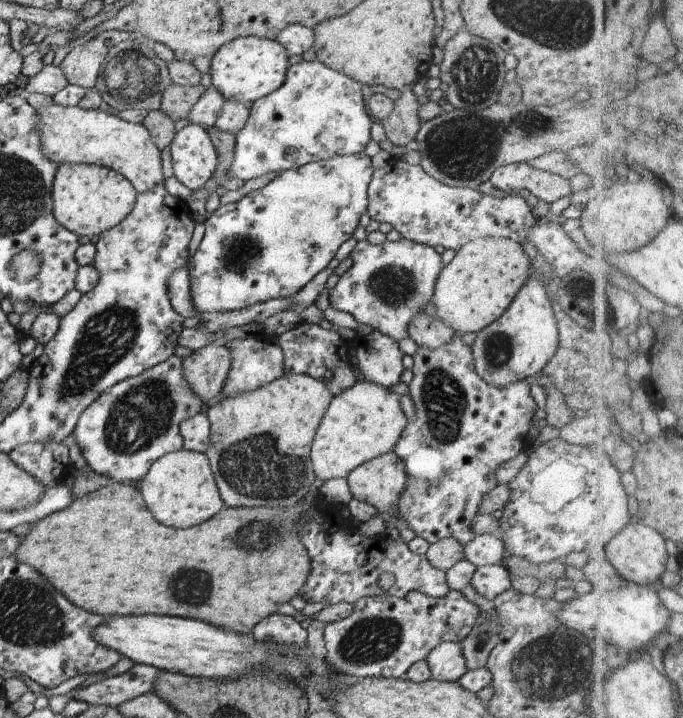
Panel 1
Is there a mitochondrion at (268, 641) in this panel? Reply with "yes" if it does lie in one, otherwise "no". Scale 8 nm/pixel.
no

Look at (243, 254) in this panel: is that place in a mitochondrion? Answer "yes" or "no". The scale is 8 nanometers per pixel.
yes

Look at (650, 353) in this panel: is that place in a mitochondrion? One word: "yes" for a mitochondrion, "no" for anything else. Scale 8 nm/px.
no

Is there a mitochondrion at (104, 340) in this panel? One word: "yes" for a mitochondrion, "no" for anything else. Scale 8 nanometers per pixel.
yes

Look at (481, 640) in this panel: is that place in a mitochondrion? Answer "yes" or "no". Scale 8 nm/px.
yes

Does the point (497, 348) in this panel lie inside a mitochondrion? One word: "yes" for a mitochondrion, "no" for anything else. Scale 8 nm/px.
yes

